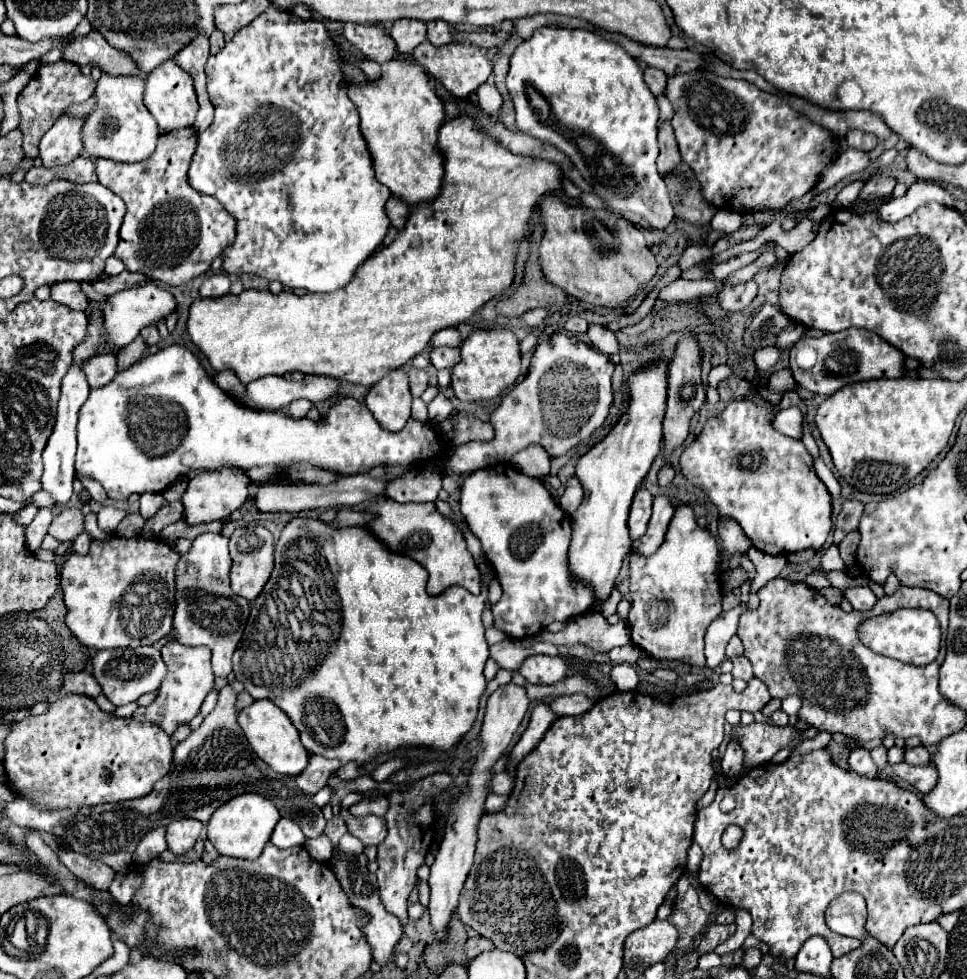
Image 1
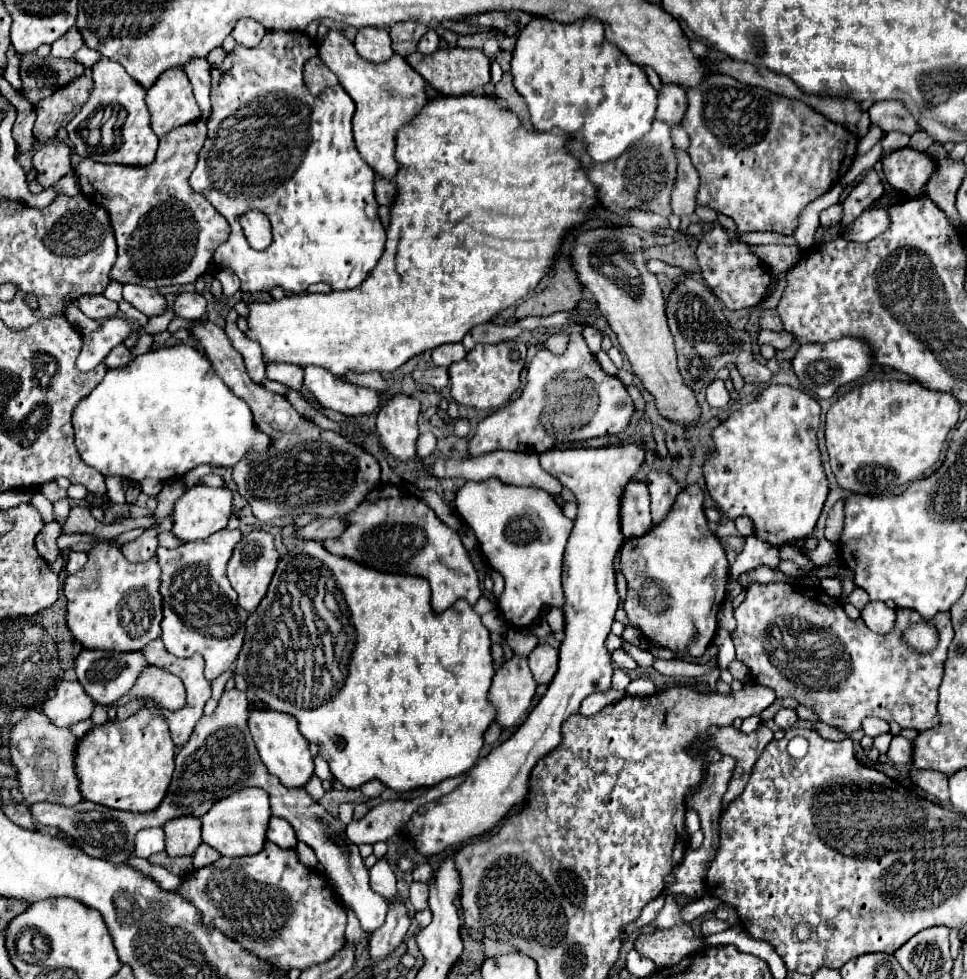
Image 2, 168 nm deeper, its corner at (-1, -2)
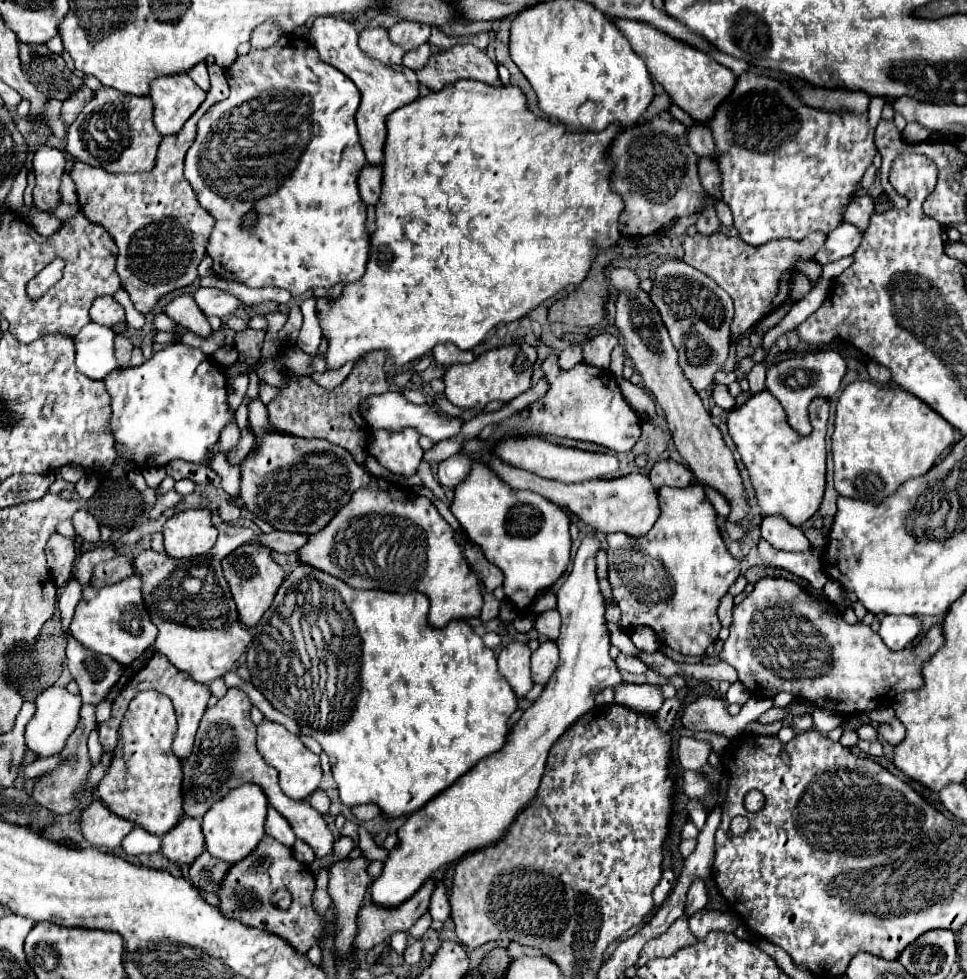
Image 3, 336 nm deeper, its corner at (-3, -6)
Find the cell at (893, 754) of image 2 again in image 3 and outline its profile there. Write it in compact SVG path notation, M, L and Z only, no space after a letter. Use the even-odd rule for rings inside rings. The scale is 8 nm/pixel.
M894 720L892 724L880 724L878 732L880 732L880 736L882 736L888 744L892 744L892 746L898 746L898 744L904 740L904 726L898 724L896 720Z

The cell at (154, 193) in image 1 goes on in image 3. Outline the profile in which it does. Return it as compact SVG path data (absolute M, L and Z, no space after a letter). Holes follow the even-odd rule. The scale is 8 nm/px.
M210 64L208 72L212 86L206 100L178 134L162 138L156 166L150 172L110 174L84 162L76 162L70 170L70 178L74 172L80 210L88 220L102 224L118 246L116 272L120 276L120 286L130 294L130 300L140 312L152 310L160 296L184 288L198 278L196 268L206 254L206 244L216 224L216 220L200 206L184 178L184 156L196 140L198 120L228 94L224 70Z

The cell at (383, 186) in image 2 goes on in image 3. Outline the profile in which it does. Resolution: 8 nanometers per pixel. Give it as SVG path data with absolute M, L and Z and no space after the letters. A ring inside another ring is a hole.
M366 166L358 176L360 196L368 206L376 206L382 192L382 168L380 166Z

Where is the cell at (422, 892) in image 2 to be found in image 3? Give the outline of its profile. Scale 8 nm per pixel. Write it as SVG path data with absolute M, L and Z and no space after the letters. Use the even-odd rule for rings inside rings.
M424 912L418 918L418 922L408 930L408 934L414 936L414 938L420 938L420 936L424 936L430 930L430 926L432 926L432 916L430 916L430 912Z

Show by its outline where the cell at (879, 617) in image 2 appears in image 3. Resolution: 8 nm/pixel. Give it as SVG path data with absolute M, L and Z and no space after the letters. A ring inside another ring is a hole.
M884 616L880 620L880 638L890 650L902 650L920 634L920 620L916 616Z

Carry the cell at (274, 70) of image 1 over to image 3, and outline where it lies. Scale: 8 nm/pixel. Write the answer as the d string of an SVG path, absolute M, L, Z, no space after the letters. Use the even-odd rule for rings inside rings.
M296 34L282 36L274 46L266 50L250 50L246 56L238 56L236 62L224 70L224 74L230 86L230 96L218 102L214 110L210 110L204 118L200 118L198 136L194 146L186 154L186 168L184 168L184 176L190 182L200 206L204 206L204 210L208 210L216 218L216 226L210 234L206 248L206 254L214 260L214 274L218 278L240 282L248 288L266 288L266 286L284 288L294 298L310 292L314 286L332 288L336 284L358 282L358 278L362 278L366 272L366 262L370 254L370 234L366 230L366 204L362 202L358 192L358 176L366 166L366 158L358 142L358 130L354 122L354 114L360 104L358 88L340 70L334 70L330 64L322 62L314 46L306 38ZM248 210L258 212L258 224L252 230L240 228L240 218Z

